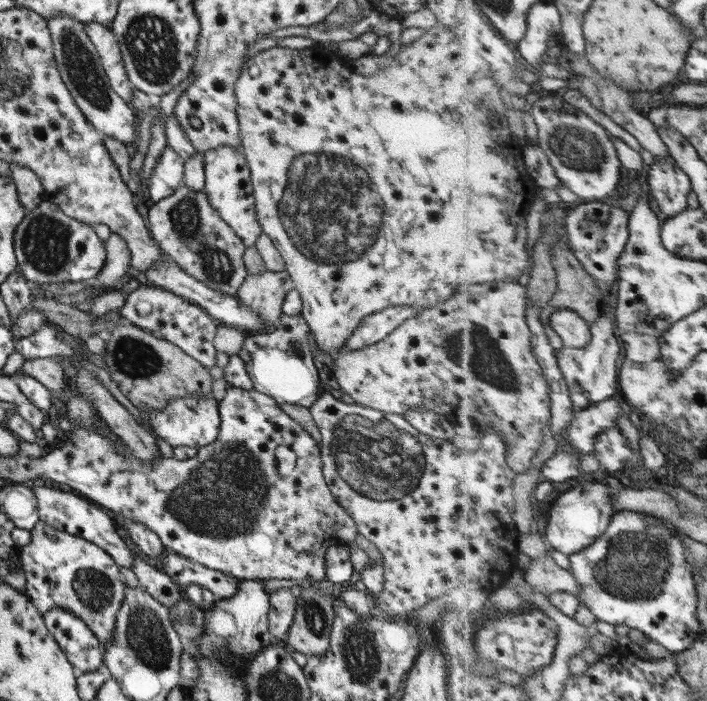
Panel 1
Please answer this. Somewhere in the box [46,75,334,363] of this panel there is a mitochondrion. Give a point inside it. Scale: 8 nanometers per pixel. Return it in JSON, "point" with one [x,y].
{"point":[201,239]}

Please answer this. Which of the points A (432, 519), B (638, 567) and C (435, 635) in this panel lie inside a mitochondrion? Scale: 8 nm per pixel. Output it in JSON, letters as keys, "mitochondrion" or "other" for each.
{"A":"other","B":"mitochondrion","C":"other"}

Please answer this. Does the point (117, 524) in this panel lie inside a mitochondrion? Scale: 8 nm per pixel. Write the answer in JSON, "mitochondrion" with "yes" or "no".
{"mitochondrion":"no"}

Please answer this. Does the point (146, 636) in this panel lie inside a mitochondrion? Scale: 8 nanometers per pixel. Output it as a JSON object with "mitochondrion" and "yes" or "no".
{"mitochondrion":"yes"}

